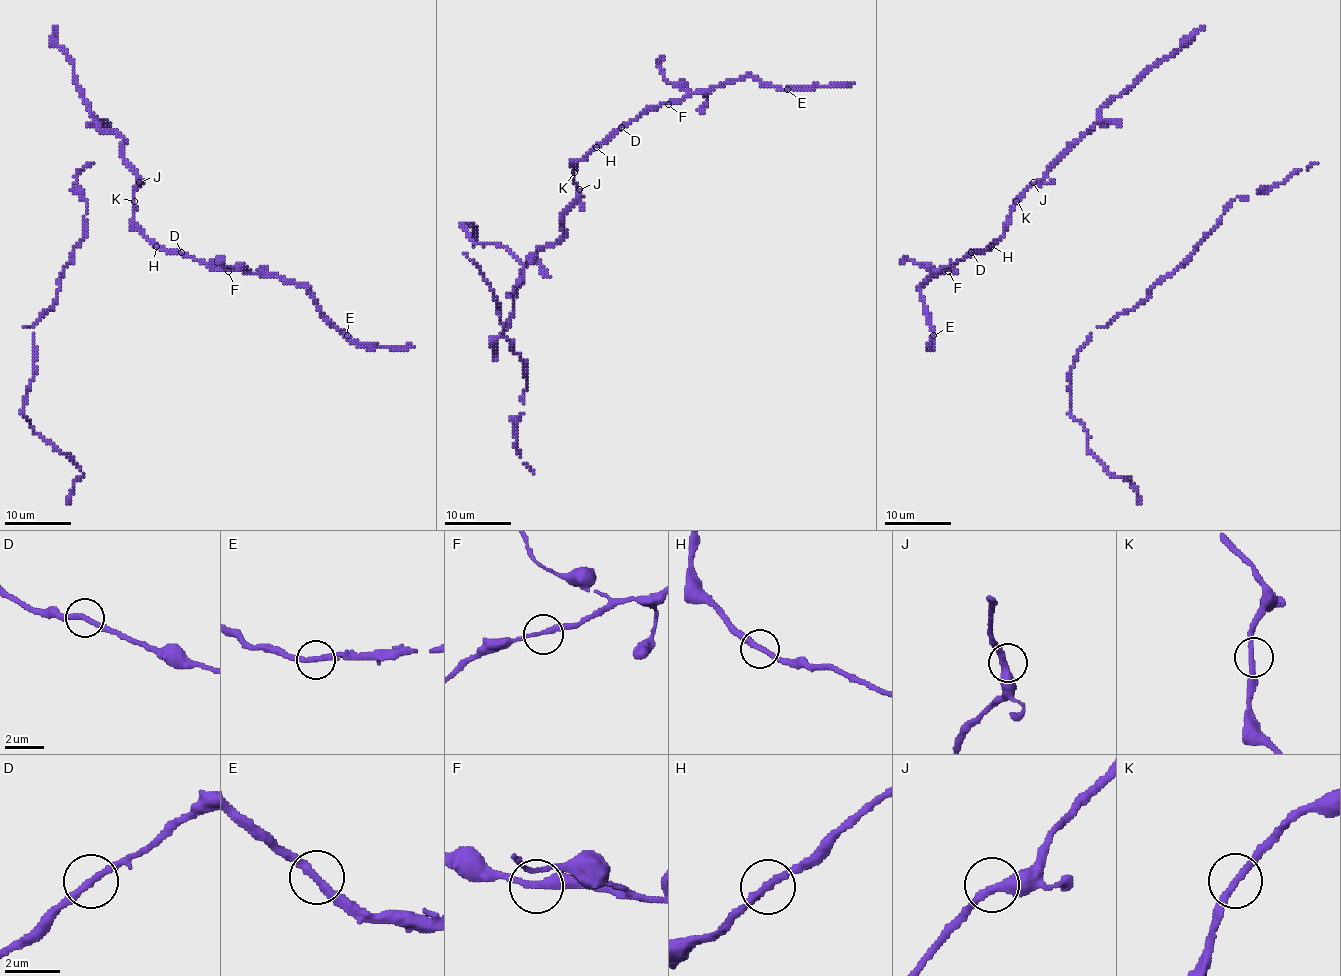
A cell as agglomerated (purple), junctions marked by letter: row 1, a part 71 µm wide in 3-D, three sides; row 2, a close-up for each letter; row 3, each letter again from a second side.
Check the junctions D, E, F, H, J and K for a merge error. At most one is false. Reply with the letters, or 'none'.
none

